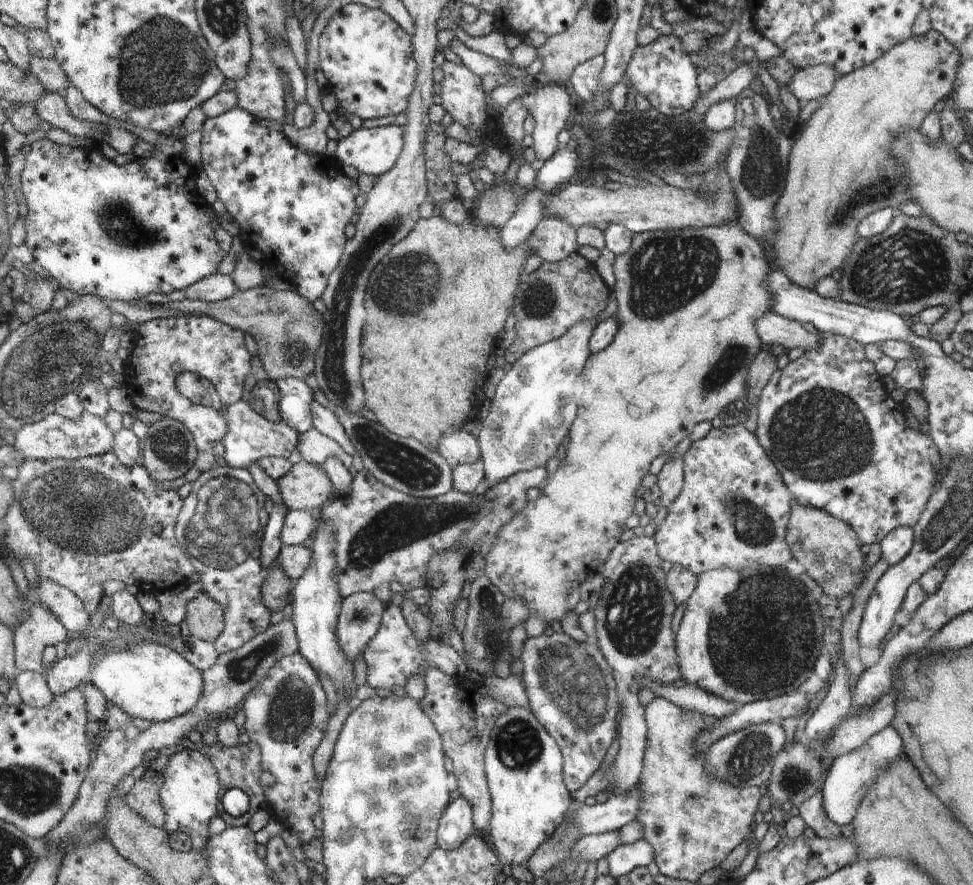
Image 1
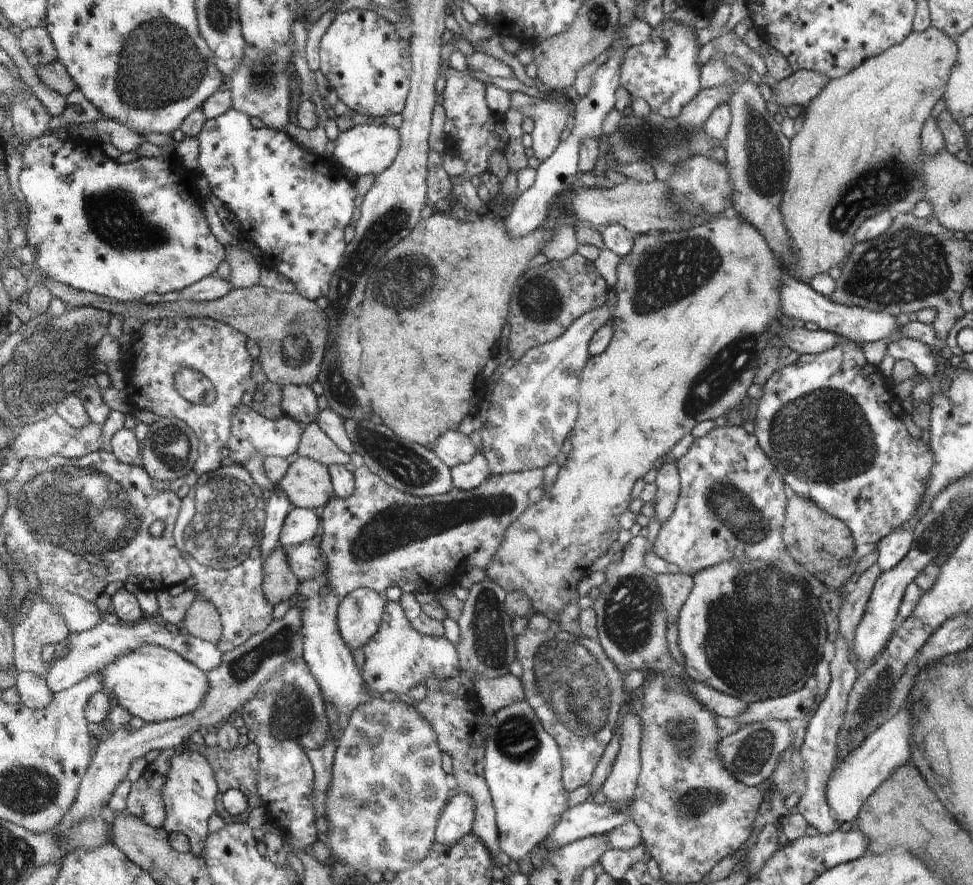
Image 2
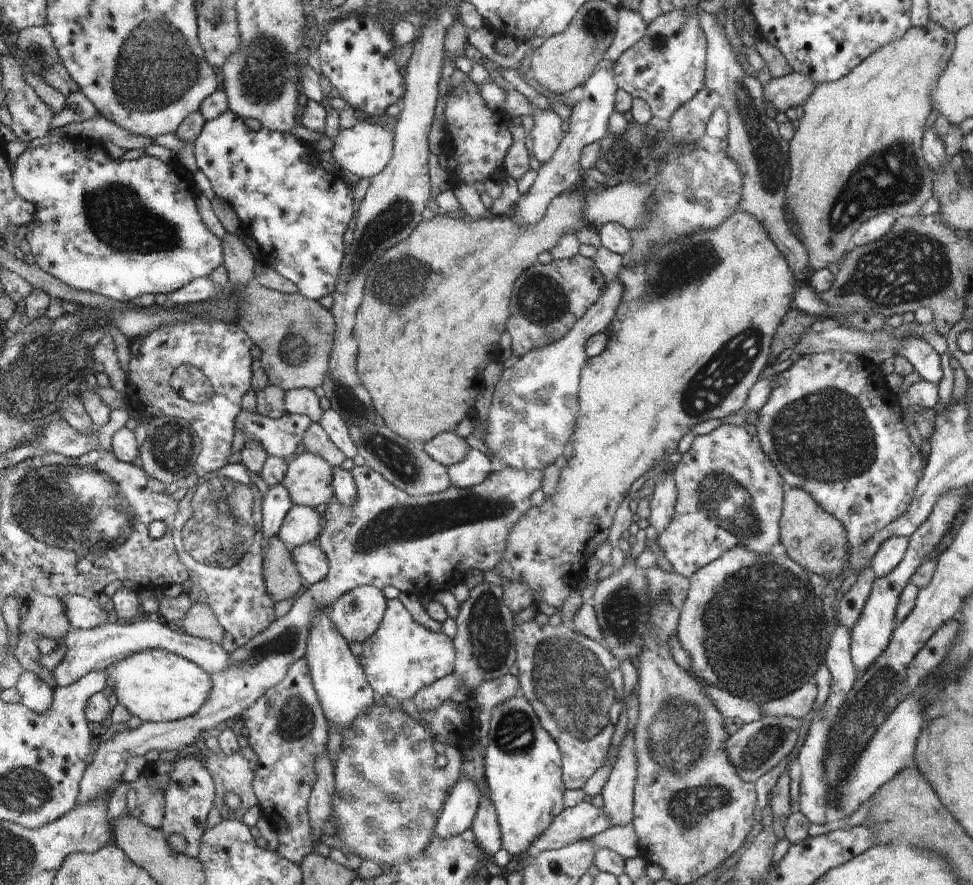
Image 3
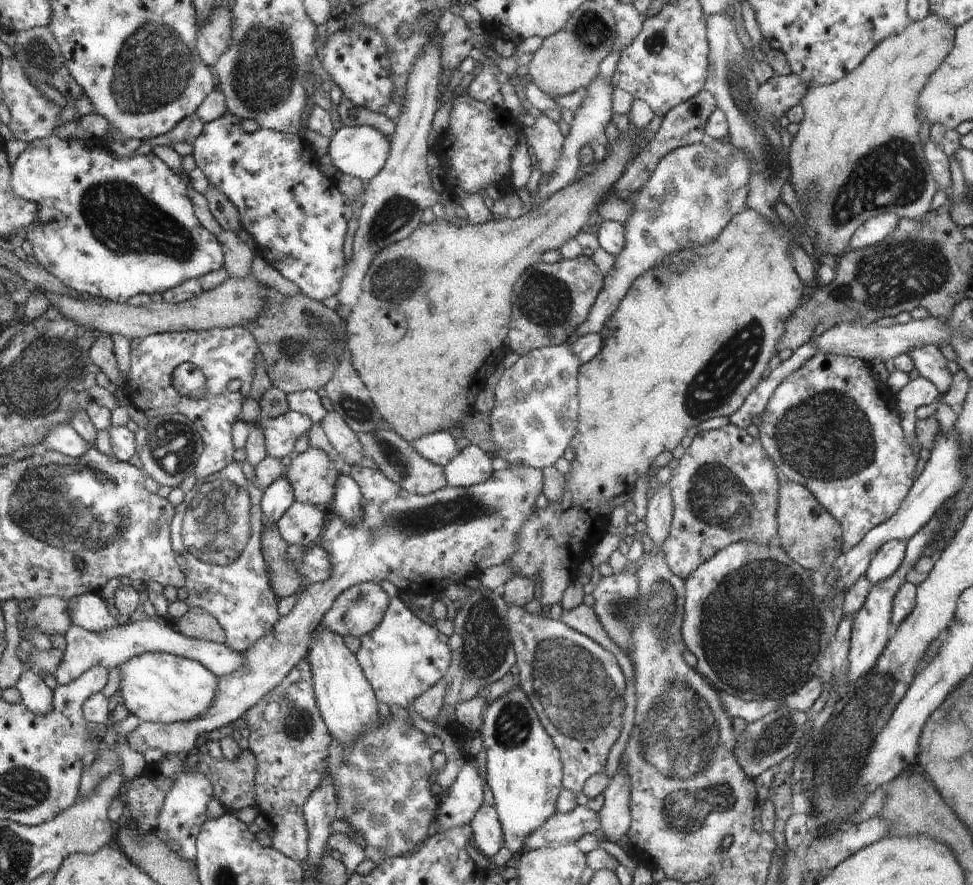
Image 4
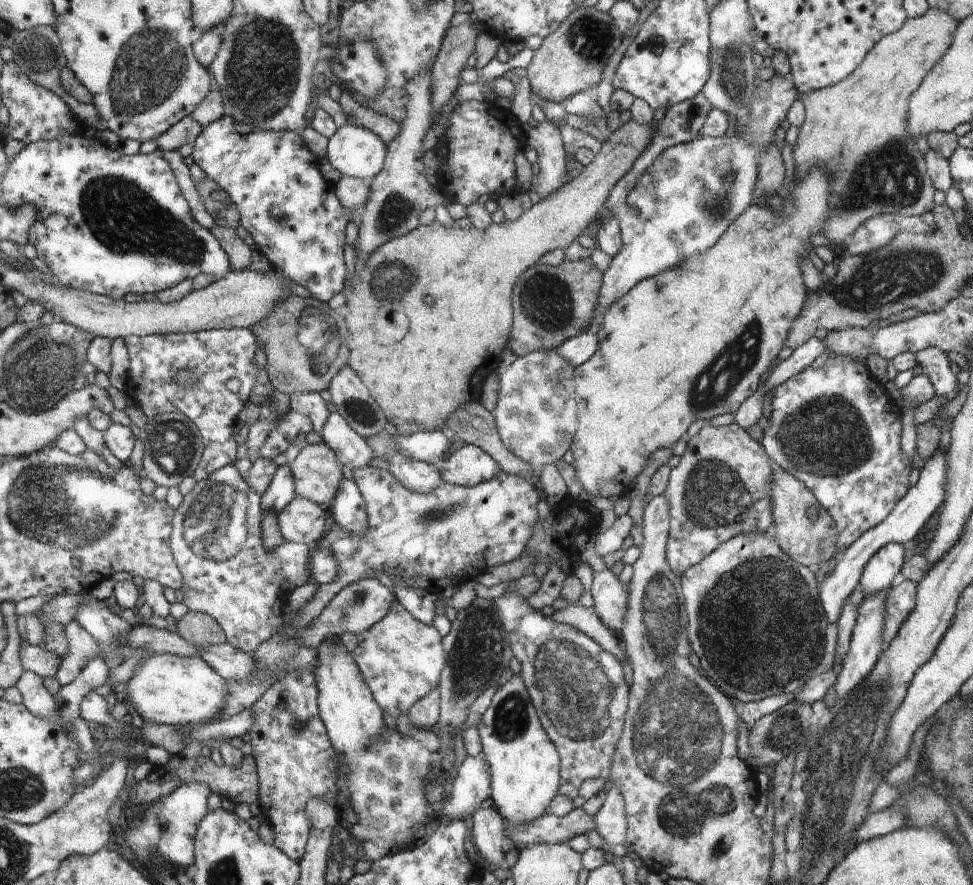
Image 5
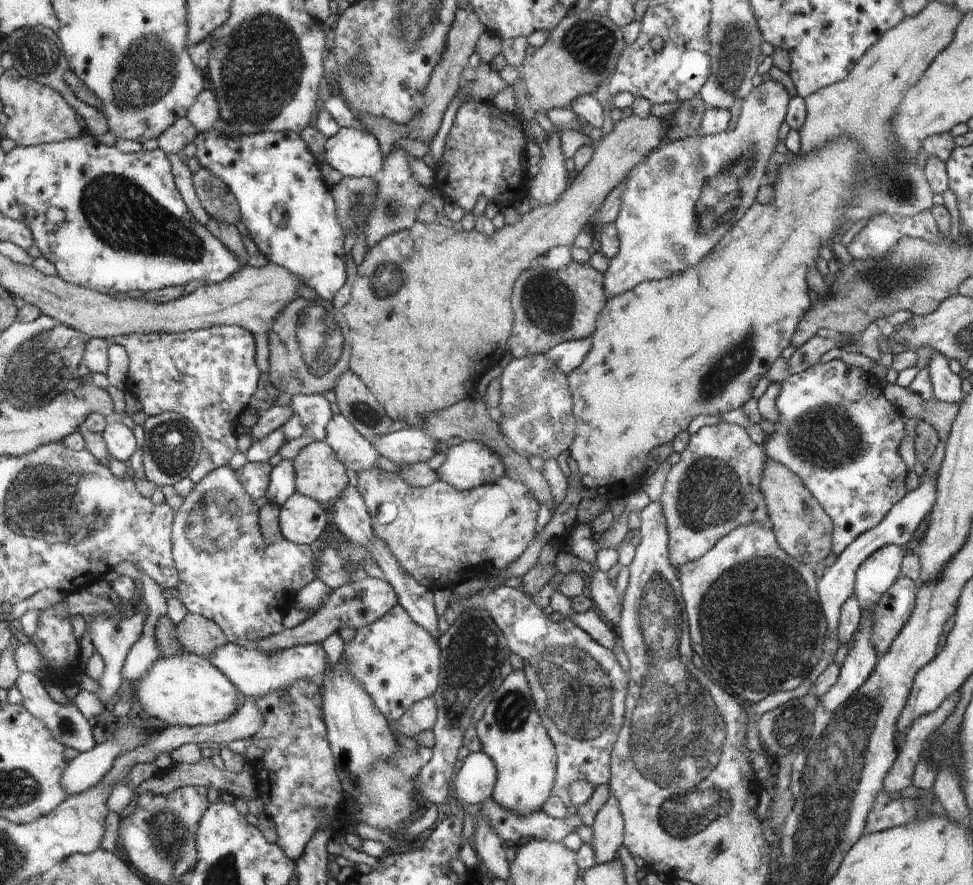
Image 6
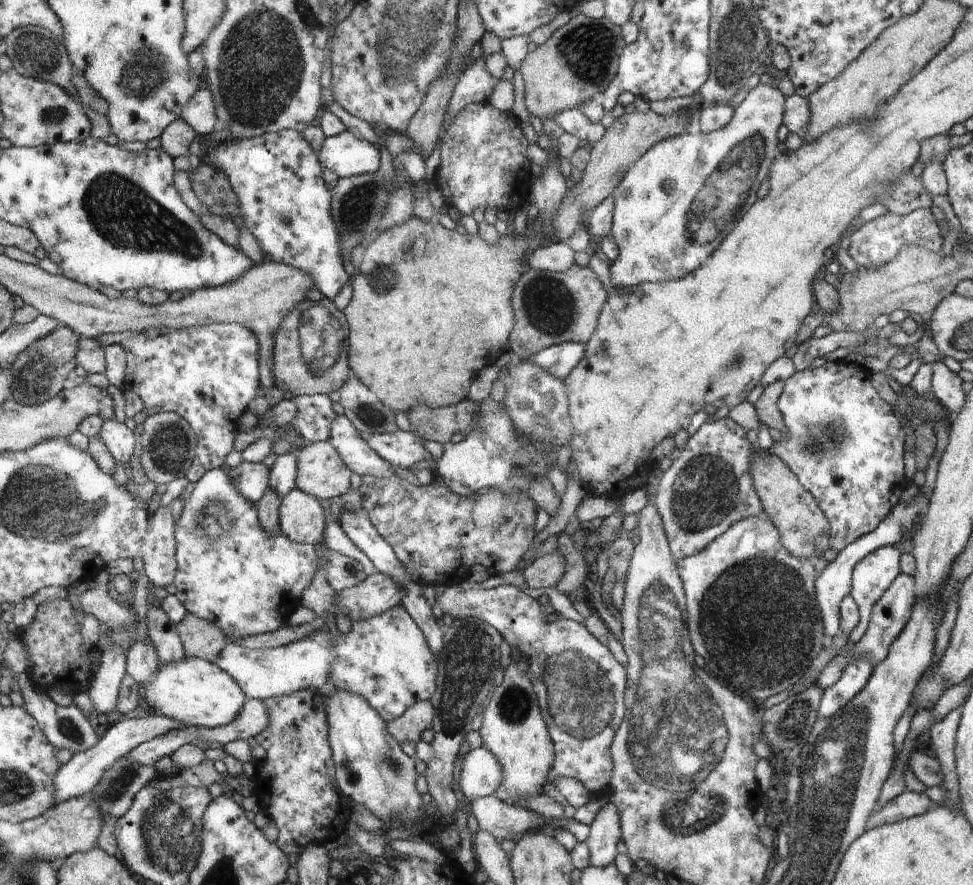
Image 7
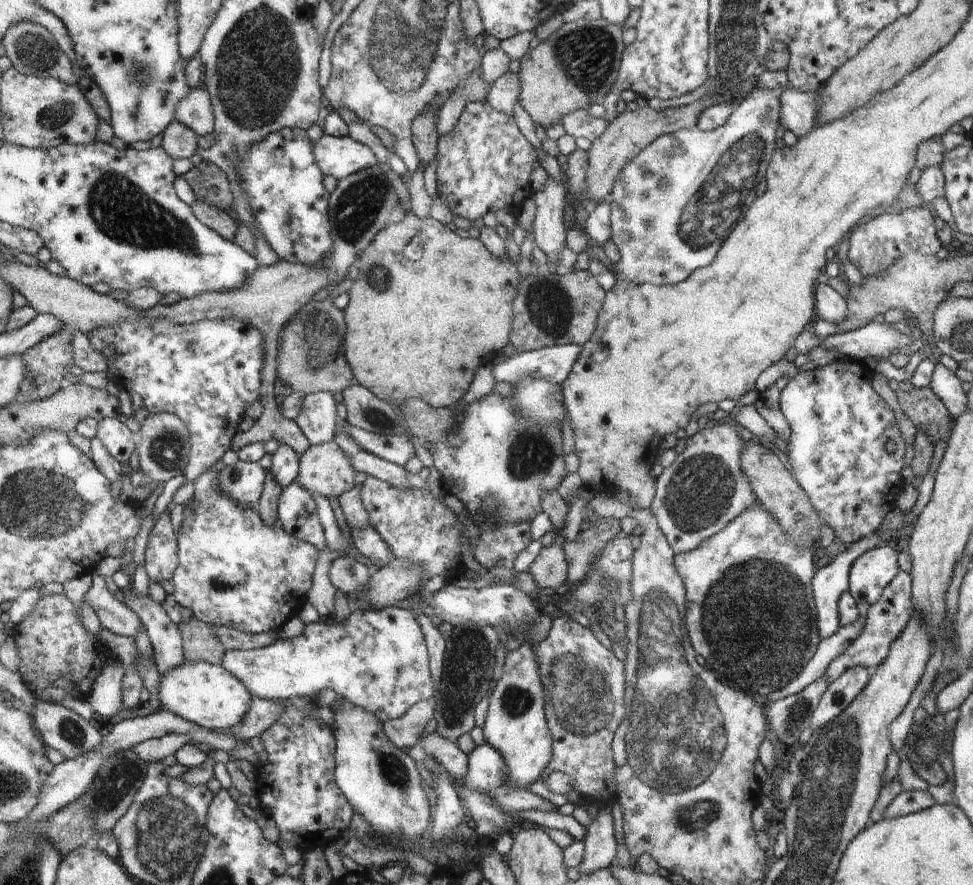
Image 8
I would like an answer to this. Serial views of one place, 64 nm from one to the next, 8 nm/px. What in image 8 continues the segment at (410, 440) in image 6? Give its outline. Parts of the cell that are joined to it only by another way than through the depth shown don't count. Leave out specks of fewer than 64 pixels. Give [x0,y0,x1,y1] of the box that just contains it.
[349,424,416,467]

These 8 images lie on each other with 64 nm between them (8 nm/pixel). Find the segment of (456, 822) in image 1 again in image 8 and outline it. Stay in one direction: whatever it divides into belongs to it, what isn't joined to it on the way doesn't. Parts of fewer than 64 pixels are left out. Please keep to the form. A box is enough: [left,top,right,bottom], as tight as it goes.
[464,743,508,794]

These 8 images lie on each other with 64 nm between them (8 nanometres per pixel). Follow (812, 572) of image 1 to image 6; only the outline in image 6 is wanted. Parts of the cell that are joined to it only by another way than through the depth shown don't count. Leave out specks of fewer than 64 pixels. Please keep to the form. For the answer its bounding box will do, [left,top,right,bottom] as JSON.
[761,461,833,564]

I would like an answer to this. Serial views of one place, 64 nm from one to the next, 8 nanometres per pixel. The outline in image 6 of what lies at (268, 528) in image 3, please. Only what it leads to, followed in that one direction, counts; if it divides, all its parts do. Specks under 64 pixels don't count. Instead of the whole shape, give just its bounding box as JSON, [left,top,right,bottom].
[264,459,296,508]

